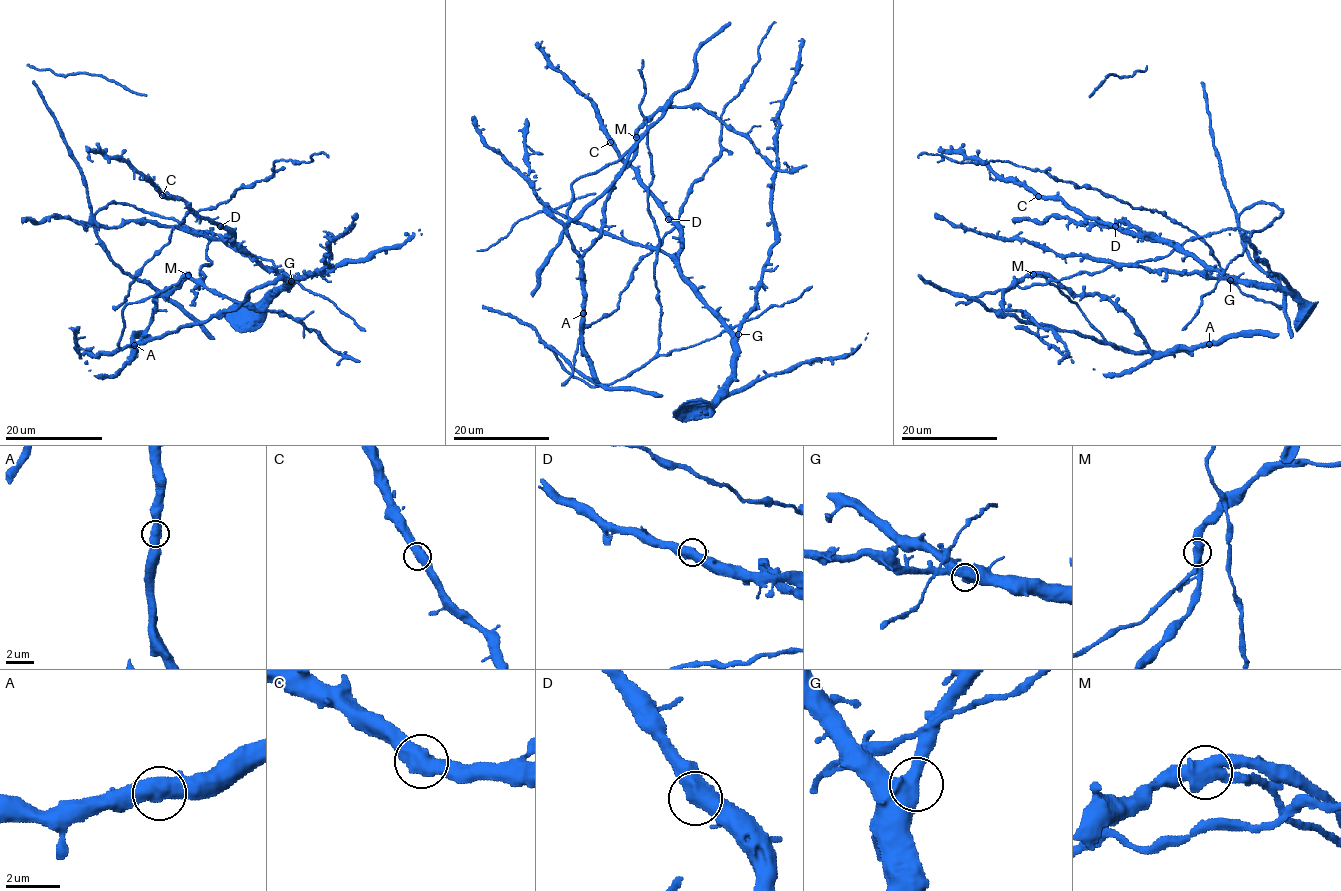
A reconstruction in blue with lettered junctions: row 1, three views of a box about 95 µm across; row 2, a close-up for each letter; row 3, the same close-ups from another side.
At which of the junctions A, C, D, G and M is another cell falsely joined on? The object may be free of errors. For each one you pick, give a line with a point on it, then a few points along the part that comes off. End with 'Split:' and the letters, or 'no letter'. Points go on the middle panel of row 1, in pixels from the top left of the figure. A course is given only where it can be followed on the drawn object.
M: at (636, 137)
Split: M

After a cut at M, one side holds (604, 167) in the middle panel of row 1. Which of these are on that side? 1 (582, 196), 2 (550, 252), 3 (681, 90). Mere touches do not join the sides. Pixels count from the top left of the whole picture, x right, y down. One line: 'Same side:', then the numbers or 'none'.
Same side: 2, 3

